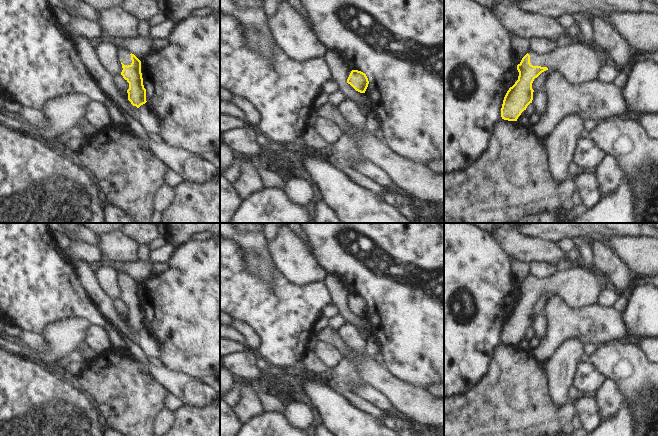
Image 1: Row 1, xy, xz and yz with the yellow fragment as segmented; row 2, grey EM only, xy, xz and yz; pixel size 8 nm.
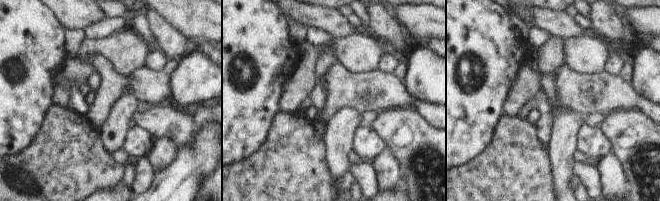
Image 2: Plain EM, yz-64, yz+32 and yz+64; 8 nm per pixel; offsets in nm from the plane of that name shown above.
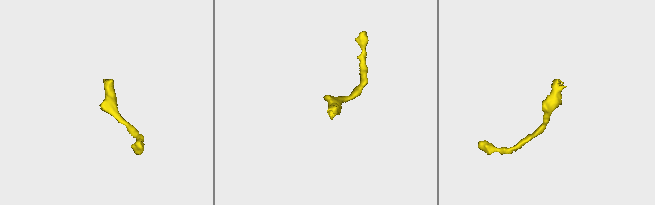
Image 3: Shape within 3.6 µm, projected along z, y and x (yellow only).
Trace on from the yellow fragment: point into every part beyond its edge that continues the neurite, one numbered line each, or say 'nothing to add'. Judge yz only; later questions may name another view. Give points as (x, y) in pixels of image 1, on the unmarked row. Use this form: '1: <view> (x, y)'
1: yz (576, 287)

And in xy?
1: xy (125, 281)

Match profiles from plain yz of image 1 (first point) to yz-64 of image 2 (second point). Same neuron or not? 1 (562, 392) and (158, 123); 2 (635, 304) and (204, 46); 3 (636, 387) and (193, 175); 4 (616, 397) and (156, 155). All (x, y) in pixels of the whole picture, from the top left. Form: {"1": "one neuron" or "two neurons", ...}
{"1": "two neurons", "2": "two neurons", "3": "two neurons", "4": "one neuron"}

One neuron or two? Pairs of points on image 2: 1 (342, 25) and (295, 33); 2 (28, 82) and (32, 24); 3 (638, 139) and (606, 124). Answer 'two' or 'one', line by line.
1: two
2: one
3: one

